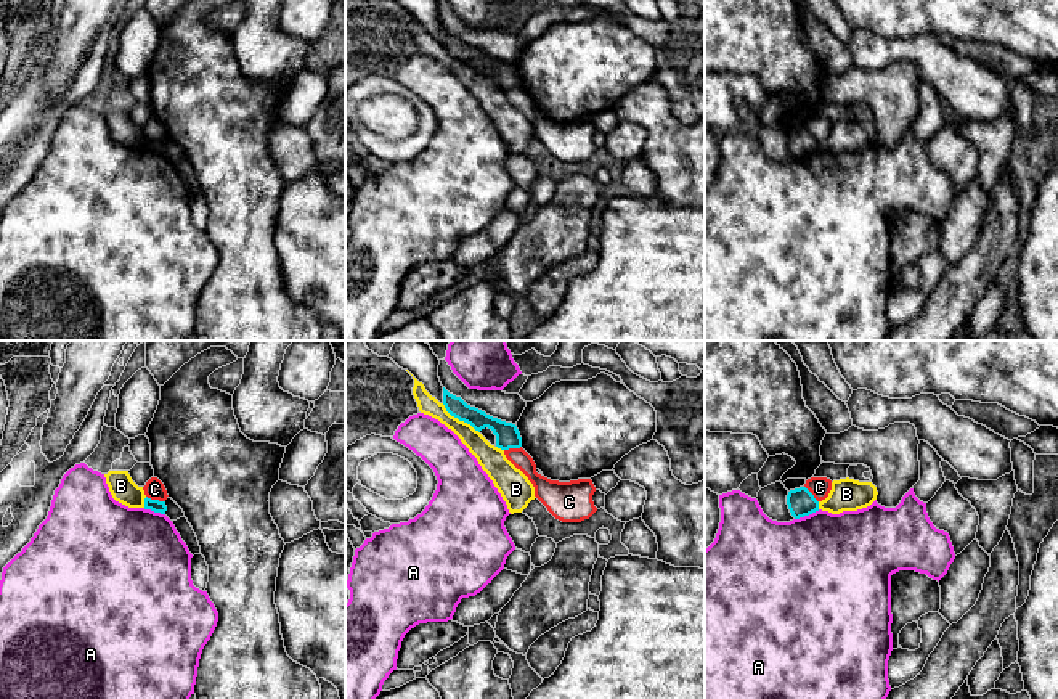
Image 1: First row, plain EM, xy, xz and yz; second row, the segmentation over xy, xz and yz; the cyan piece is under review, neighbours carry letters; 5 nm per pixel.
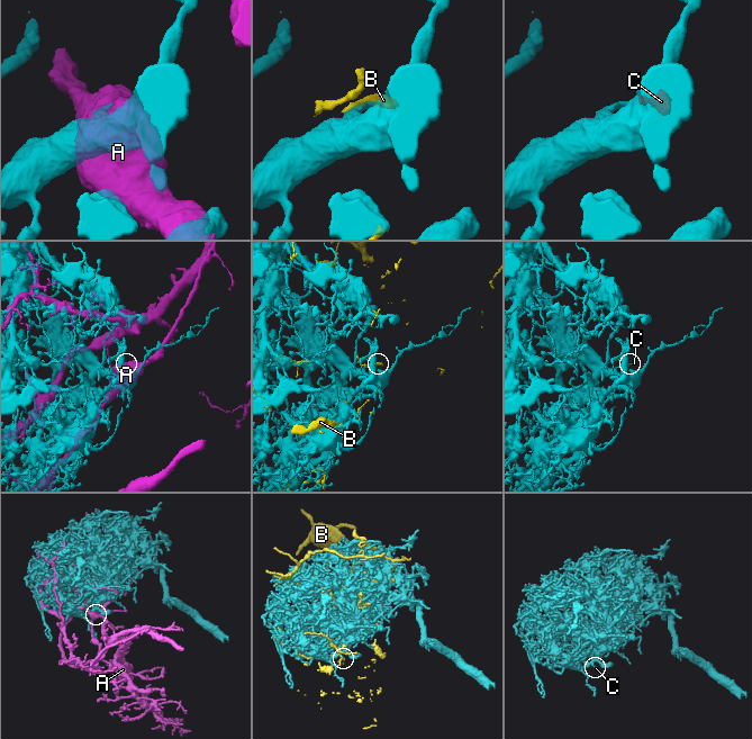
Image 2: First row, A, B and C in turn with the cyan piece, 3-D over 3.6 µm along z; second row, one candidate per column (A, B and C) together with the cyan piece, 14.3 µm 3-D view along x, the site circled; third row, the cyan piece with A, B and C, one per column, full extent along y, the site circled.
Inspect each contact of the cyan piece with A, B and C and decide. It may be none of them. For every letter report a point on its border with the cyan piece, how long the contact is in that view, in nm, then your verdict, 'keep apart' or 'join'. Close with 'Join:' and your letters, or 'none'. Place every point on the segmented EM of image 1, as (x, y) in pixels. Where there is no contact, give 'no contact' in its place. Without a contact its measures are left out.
A: meets cyan in yz at (806, 515); contact 140 nm long; keep apart
B: meets cyan in xz at (459, 420); contact 240 nm long; keep apart
C: meets cyan in xy at (156, 500); contact 100 nm long; keep apart
Join: none

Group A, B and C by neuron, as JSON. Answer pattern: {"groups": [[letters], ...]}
{"groups": [["A"], ["B"], ["C"]]}

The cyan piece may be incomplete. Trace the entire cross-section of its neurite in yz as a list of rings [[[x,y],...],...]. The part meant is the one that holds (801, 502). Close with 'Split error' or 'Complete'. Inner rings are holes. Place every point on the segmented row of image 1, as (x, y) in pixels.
[[[806,487],[790,490],[787,495],[787,505],[795,519],[800,519],[819,511],[819,501]]]. Complete

